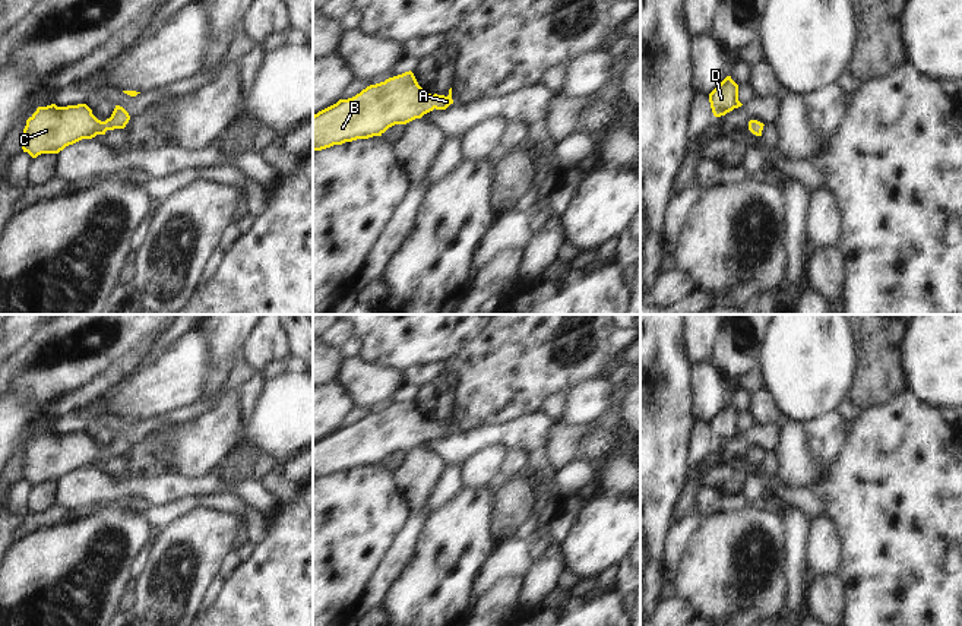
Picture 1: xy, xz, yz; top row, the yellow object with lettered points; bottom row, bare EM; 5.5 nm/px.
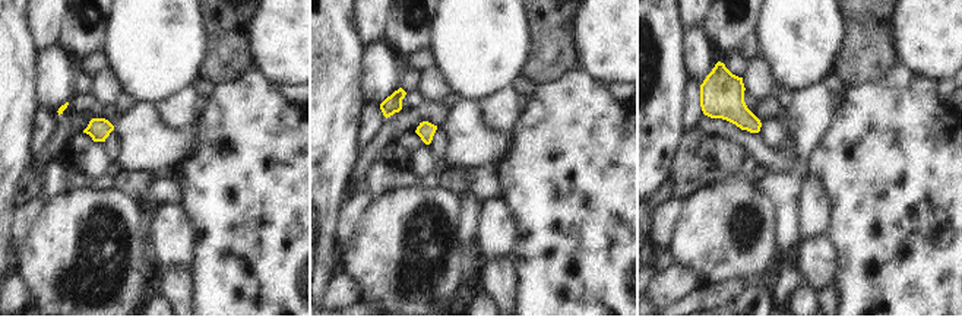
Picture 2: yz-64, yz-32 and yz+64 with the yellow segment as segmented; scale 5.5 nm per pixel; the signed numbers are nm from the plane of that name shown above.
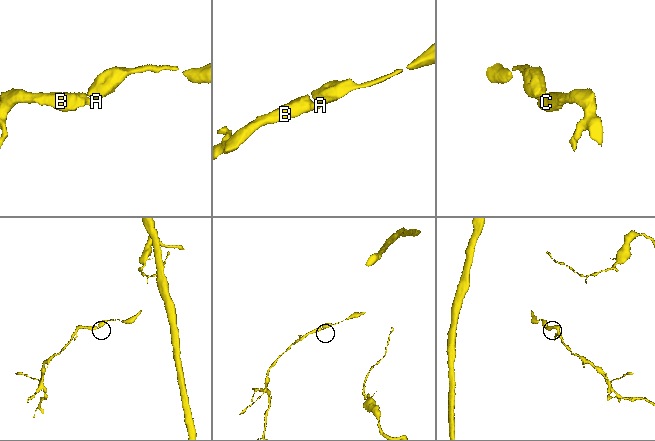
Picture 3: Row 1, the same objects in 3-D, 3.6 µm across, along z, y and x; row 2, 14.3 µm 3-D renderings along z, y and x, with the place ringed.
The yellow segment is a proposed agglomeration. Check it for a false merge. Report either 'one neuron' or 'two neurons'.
one neuron

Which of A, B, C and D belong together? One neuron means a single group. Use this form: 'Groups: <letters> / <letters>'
Groups: A B C D

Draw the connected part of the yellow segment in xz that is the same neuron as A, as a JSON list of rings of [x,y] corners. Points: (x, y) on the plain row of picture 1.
[[[411,398],[405,399],[314,442],[313,478],[382,464],[395,452],[406,452],[450,431],[452,415],[447,424],[431,423],[418,412]]]

